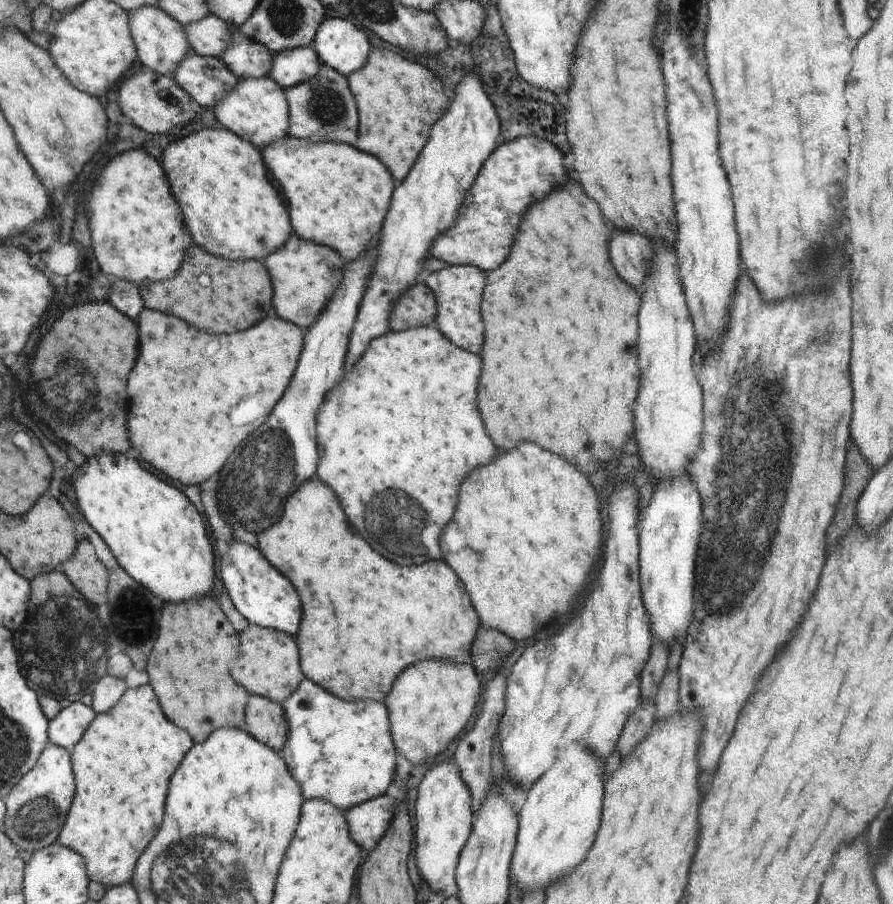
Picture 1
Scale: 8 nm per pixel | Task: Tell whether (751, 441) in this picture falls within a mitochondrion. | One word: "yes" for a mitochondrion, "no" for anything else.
yes

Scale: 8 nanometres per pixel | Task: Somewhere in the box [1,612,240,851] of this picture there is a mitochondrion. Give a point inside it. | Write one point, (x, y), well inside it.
(37, 817)

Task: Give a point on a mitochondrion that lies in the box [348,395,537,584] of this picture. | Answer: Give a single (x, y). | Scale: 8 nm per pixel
(398, 525)

